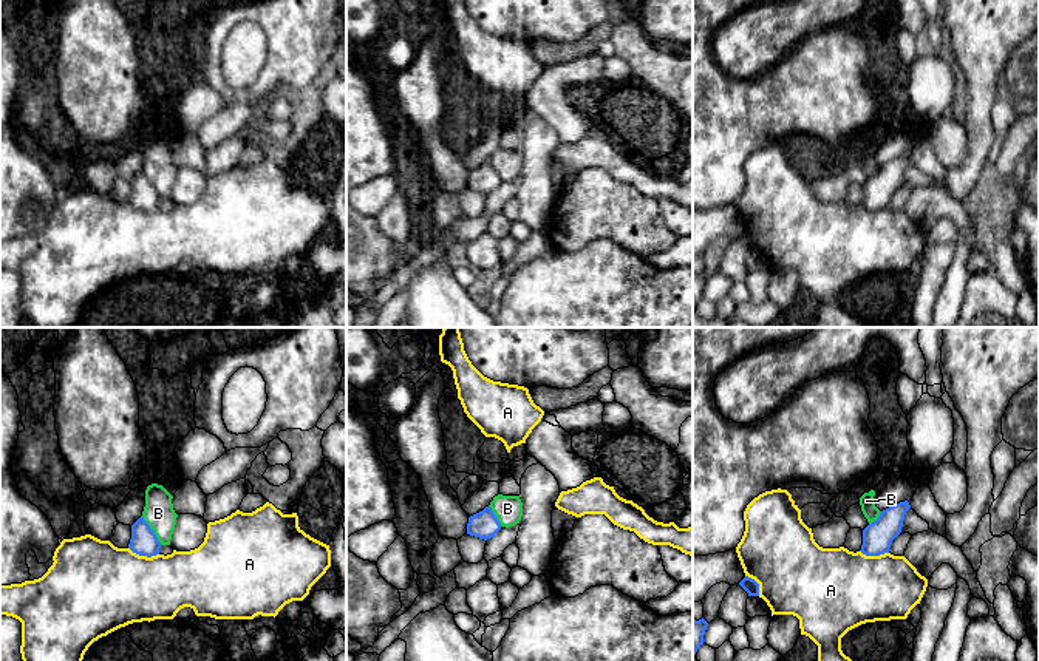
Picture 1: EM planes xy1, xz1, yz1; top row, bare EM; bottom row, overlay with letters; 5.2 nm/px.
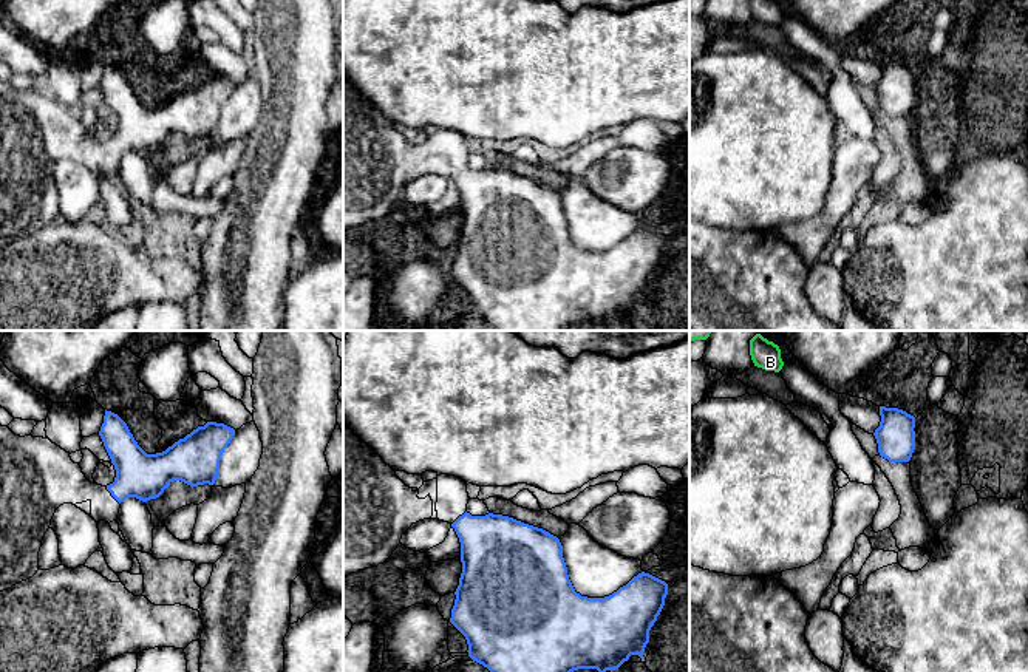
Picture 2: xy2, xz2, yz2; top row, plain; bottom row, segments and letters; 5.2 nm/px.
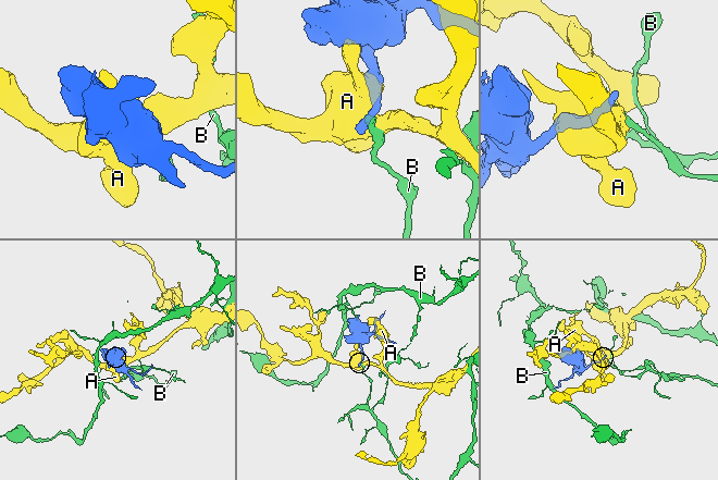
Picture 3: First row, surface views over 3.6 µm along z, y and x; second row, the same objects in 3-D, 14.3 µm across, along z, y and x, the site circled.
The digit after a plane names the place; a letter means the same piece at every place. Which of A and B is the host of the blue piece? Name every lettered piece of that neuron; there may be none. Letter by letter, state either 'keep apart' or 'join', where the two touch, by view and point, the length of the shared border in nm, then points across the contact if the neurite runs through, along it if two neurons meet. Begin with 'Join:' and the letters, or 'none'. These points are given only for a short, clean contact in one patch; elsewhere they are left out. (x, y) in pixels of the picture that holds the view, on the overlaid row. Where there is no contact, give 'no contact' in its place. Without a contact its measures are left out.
Join: none
A: keep apart; meets blue in xy1 at (144, 555); contact 170 nm long
B: keep apart; meets blue in xy1 at (152, 530); contact 190 nm long; border along xy1 (141, 516), (161, 544)

